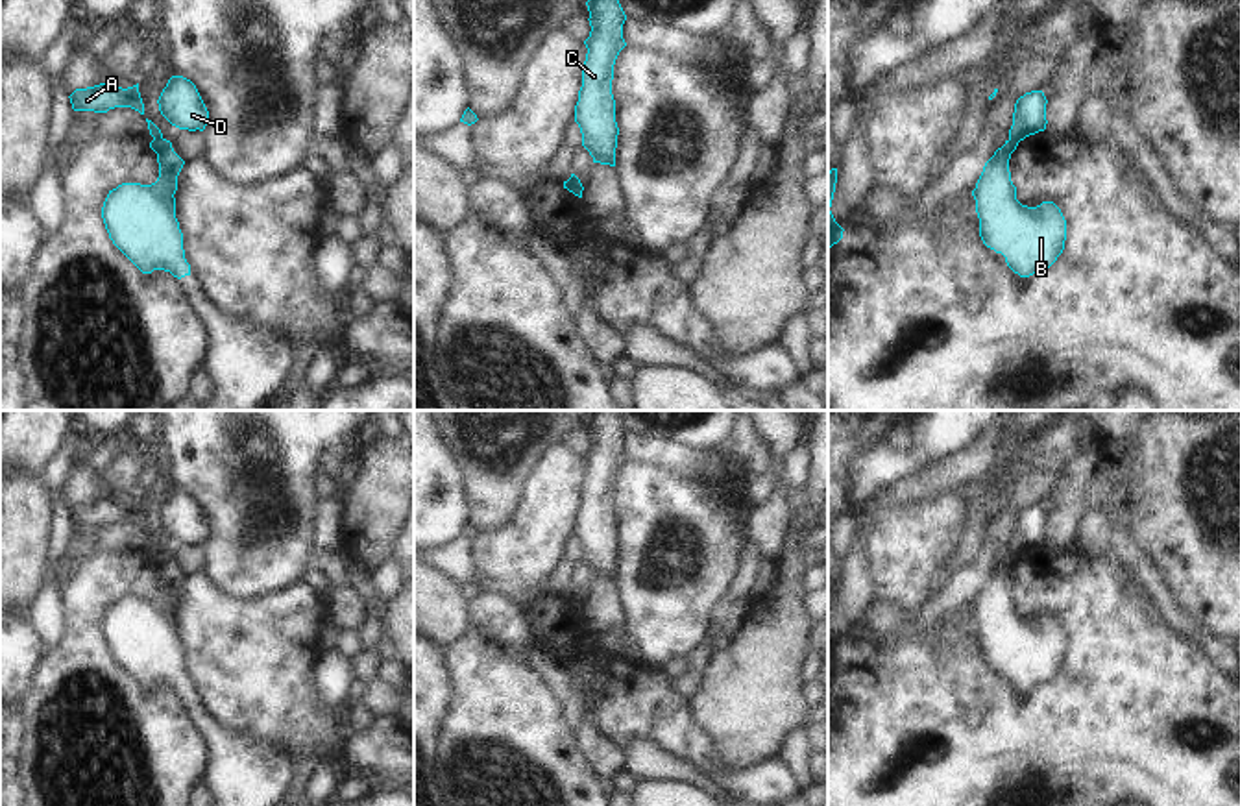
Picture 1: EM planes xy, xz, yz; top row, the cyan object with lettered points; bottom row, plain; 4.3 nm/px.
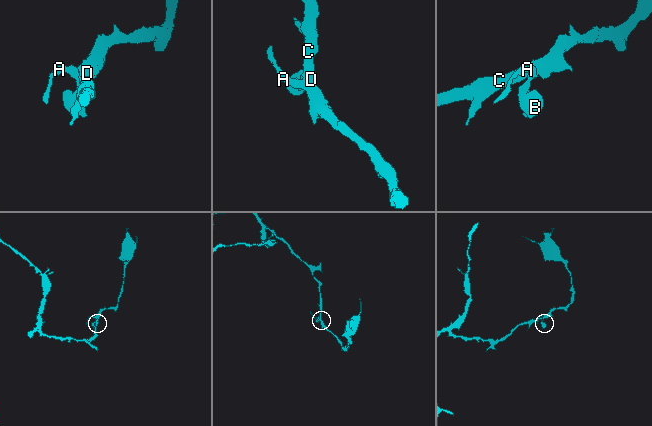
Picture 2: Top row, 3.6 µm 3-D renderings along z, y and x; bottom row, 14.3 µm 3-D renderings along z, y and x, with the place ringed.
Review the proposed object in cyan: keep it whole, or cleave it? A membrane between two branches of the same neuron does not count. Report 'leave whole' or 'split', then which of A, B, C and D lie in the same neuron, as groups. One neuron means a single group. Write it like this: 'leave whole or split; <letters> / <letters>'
split; A C D / B

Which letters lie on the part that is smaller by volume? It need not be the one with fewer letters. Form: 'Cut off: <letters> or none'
Cut off: B

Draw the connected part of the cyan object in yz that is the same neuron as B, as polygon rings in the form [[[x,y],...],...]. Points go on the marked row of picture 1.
[[[1009,139],[985,163],[972,190],[983,244],[1005,257],[1020,277],[1050,268],[1064,250],[1066,220],[1053,202],[1037,207],[1016,200],[1009,159],[1018,140]]]

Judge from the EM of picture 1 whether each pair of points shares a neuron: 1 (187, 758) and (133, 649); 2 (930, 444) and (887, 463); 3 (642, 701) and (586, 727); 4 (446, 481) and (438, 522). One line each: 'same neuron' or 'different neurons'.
1: different neurons
2: same neuron
3: different neurons
4: same neuron

